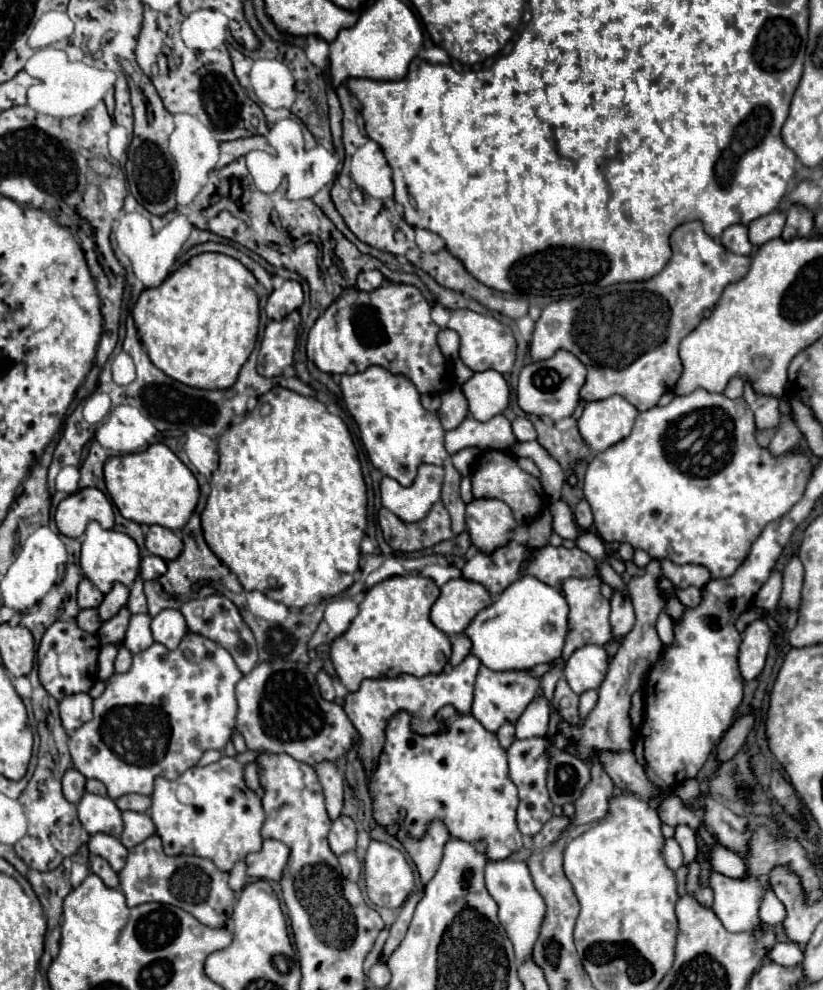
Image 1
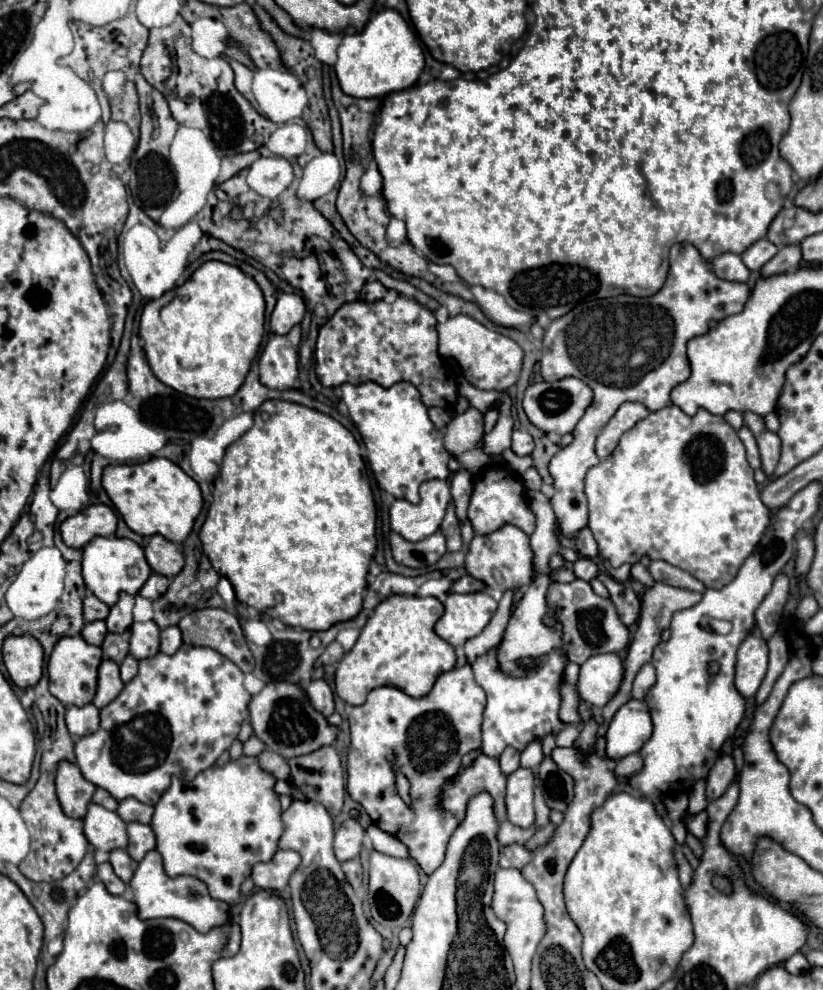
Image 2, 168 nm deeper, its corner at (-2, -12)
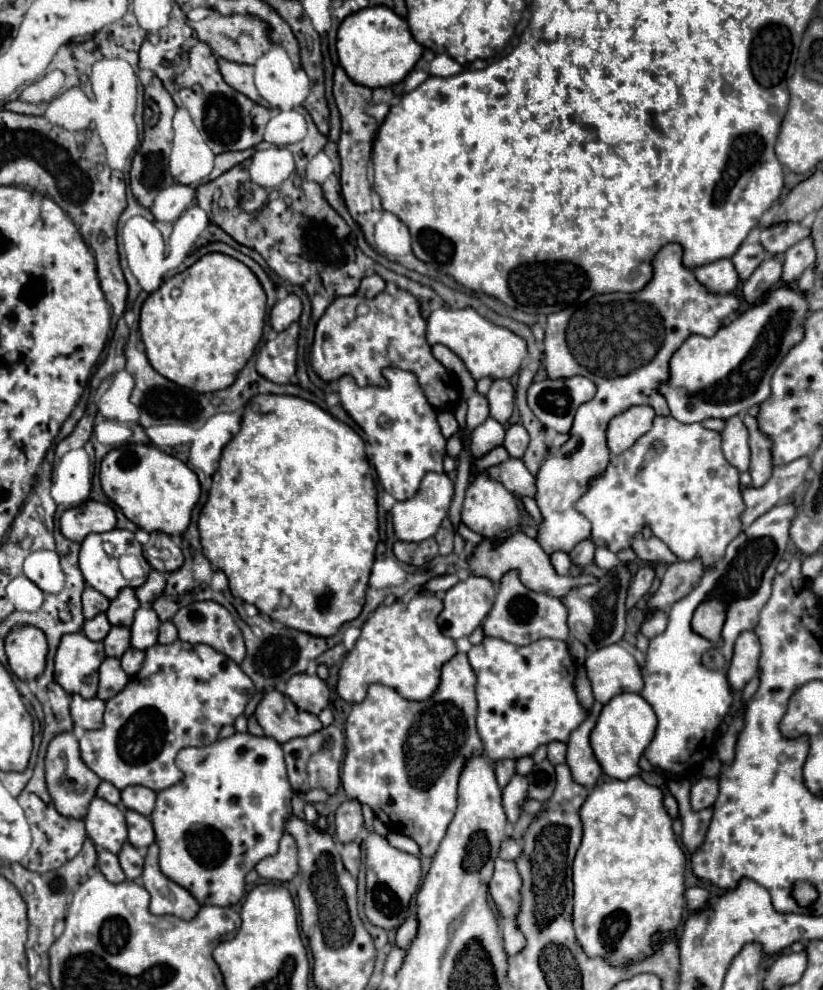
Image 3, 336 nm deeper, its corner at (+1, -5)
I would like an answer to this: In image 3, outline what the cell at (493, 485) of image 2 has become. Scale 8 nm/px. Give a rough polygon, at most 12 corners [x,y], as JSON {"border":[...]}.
{"border":[[487,471],[465,491],[461,521],[483,537],[521,525],[521,501]]}

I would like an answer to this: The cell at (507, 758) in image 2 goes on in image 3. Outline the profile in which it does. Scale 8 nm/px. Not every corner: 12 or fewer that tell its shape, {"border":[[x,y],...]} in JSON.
{"border":[[513,759],[495,763],[497,783],[507,785],[515,773]]}

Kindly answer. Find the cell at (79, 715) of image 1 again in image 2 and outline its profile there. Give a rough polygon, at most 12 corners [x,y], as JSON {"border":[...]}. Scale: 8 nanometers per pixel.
{"border":[[94,704],[70,706],[66,724],[74,738],[100,728]]}

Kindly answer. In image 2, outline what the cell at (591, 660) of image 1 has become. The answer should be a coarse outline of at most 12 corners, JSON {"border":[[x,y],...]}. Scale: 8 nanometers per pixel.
{"border":[[618,654],[590,656],[580,668],[580,698],[604,708],[618,692]]}

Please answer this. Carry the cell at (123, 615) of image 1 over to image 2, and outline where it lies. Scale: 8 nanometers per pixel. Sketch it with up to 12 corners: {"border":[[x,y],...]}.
{"border":[[130,630],[108,634],[104,658],[120,664],[128,656]]}

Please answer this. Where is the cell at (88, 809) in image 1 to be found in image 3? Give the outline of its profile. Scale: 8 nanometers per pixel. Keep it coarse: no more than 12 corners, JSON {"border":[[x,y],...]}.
{"border":[[95,797],[85,829],[115,855],[127,841],[123,809]]}

